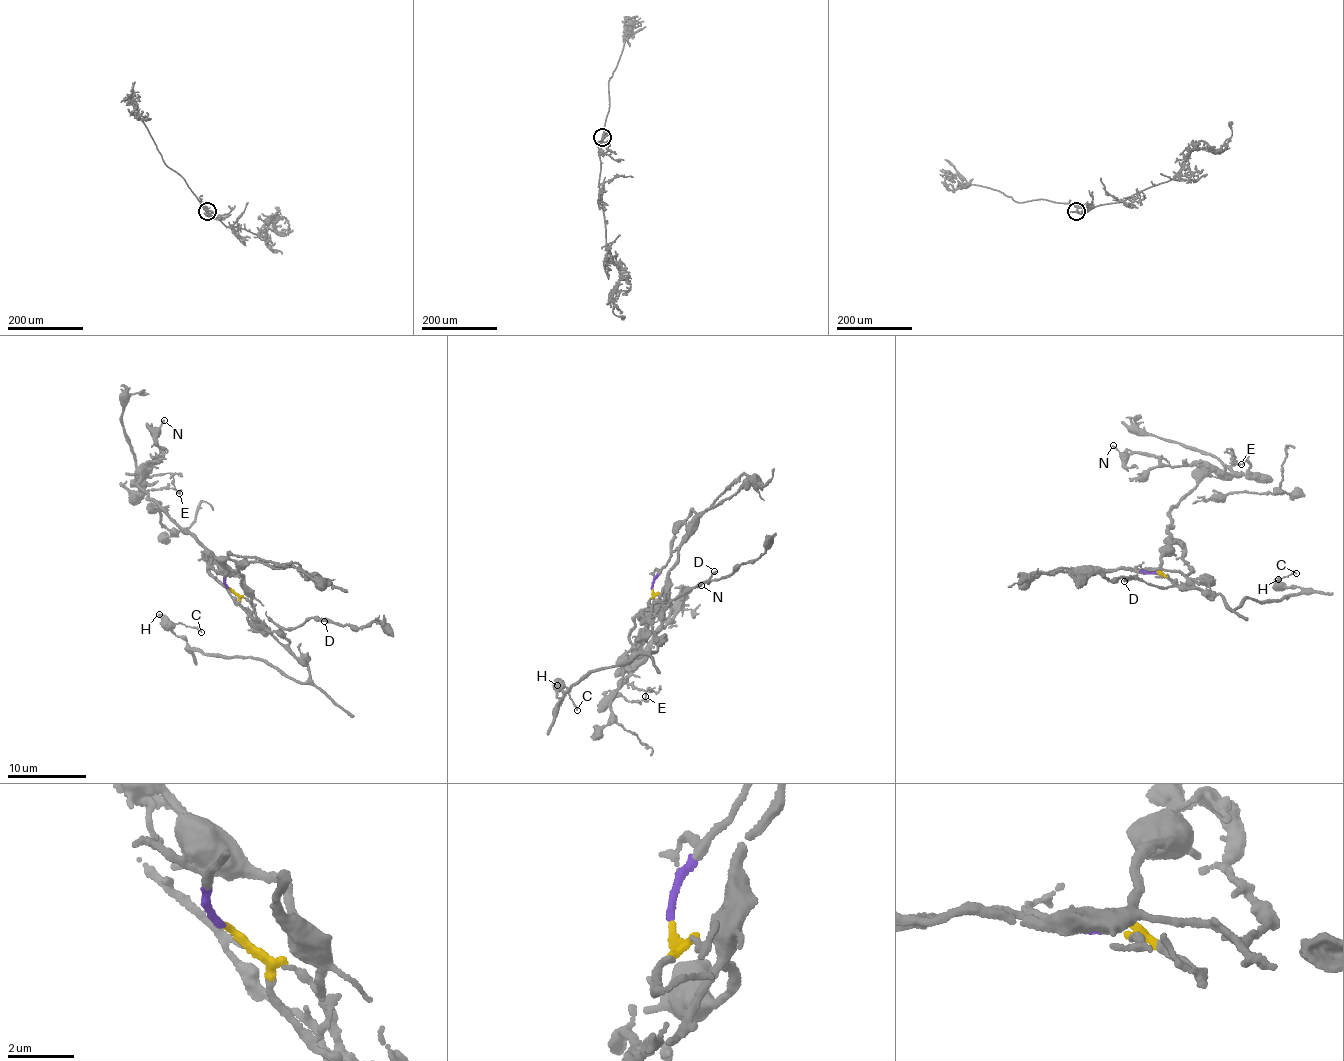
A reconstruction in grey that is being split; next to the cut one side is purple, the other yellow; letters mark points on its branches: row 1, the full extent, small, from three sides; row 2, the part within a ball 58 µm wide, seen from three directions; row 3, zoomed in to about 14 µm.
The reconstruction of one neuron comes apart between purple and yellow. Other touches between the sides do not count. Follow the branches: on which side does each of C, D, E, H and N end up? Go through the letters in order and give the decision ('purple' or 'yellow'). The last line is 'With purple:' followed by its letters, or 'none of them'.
C: yellow
D: yellow
E: yellow
H: yellow
N: yellow
With purple: none of them

